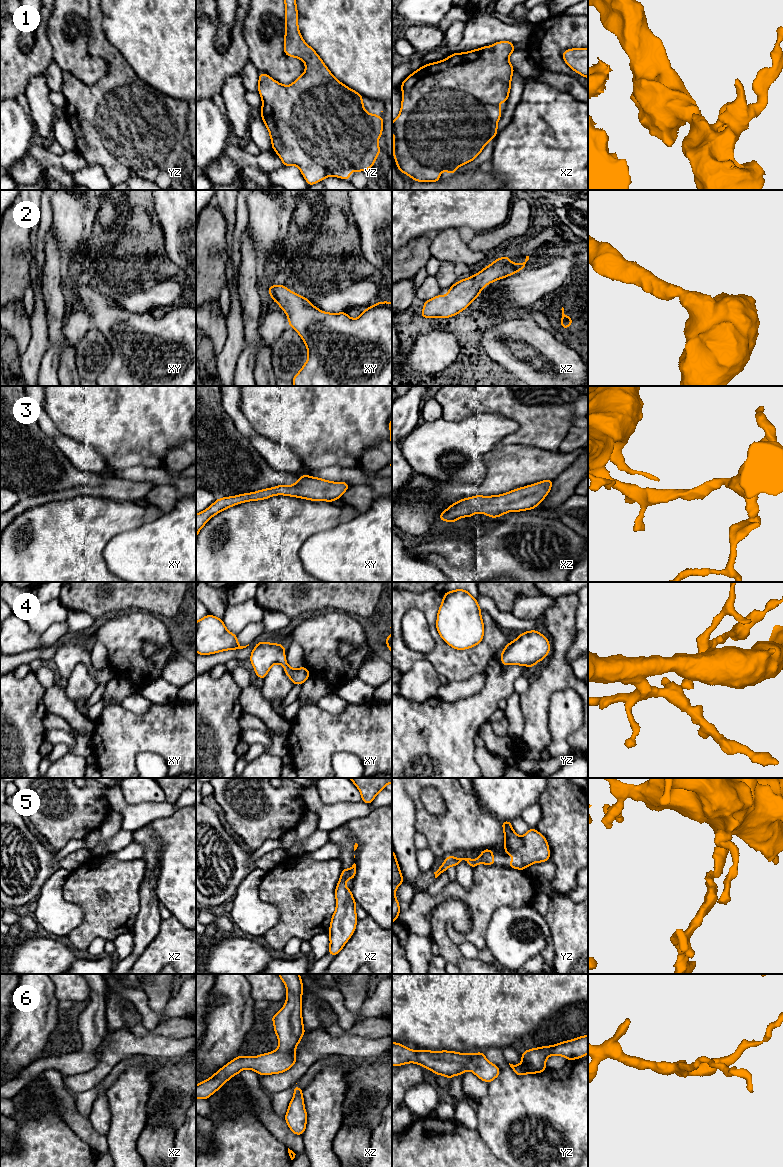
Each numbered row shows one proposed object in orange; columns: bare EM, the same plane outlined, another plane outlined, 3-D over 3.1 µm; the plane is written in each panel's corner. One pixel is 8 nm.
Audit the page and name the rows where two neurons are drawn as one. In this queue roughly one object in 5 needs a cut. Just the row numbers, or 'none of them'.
none of them

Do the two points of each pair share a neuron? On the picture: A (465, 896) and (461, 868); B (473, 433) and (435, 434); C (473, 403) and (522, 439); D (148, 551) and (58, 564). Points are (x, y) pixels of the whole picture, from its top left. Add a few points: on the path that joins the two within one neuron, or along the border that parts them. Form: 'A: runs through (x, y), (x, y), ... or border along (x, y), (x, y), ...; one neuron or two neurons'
A: border along (474, 869), (472, 884), (467, 890); two neurons
B: runs through (464, 434), (444, 434); one neuron
C: runs through (490, 403), (504, 403), (522, 422); one neuron
D: border along (115, 536), (103, 552), (105, 565), (110, 571); two neurons

